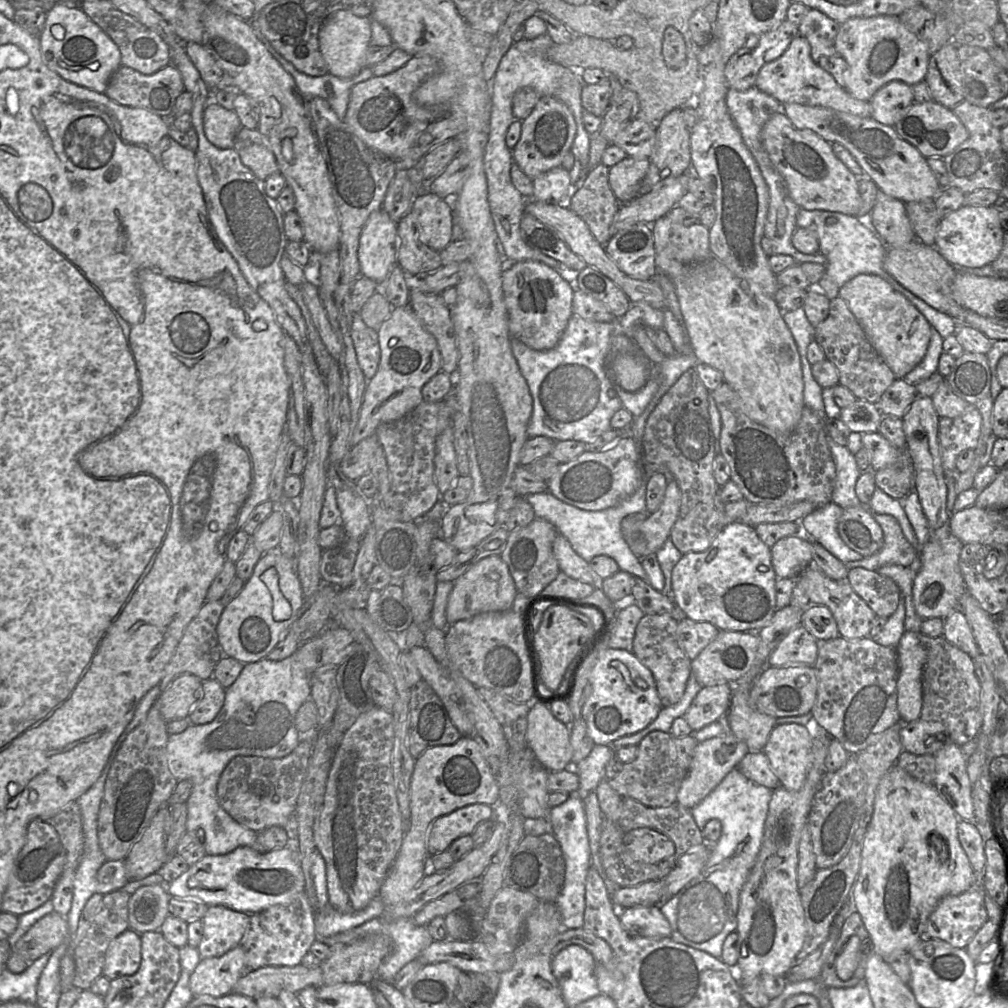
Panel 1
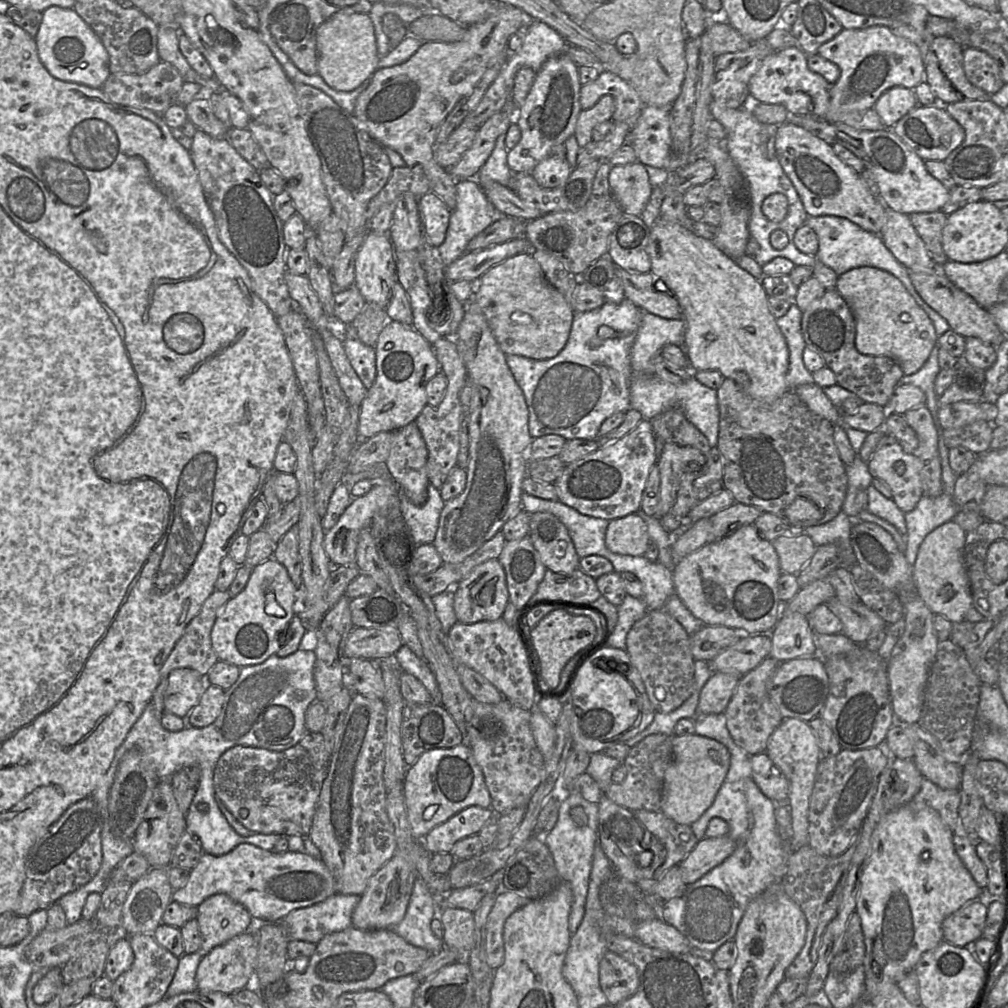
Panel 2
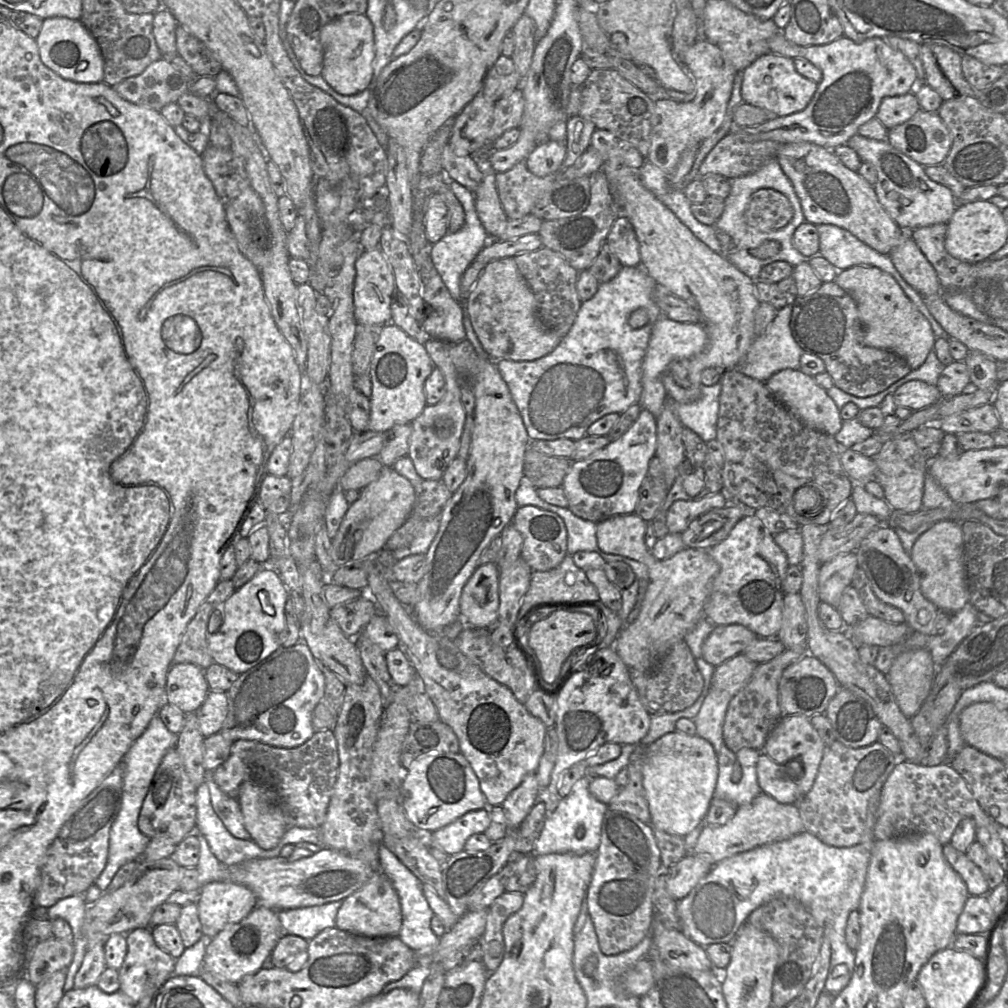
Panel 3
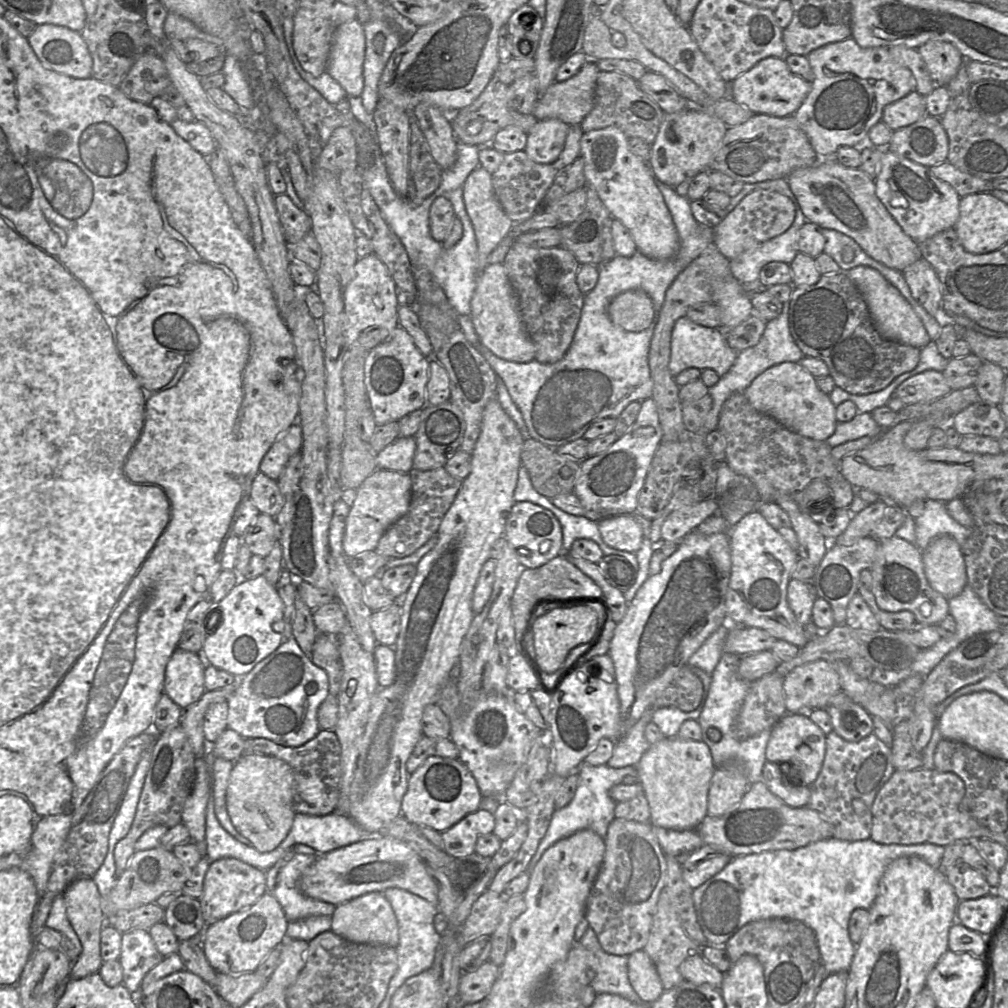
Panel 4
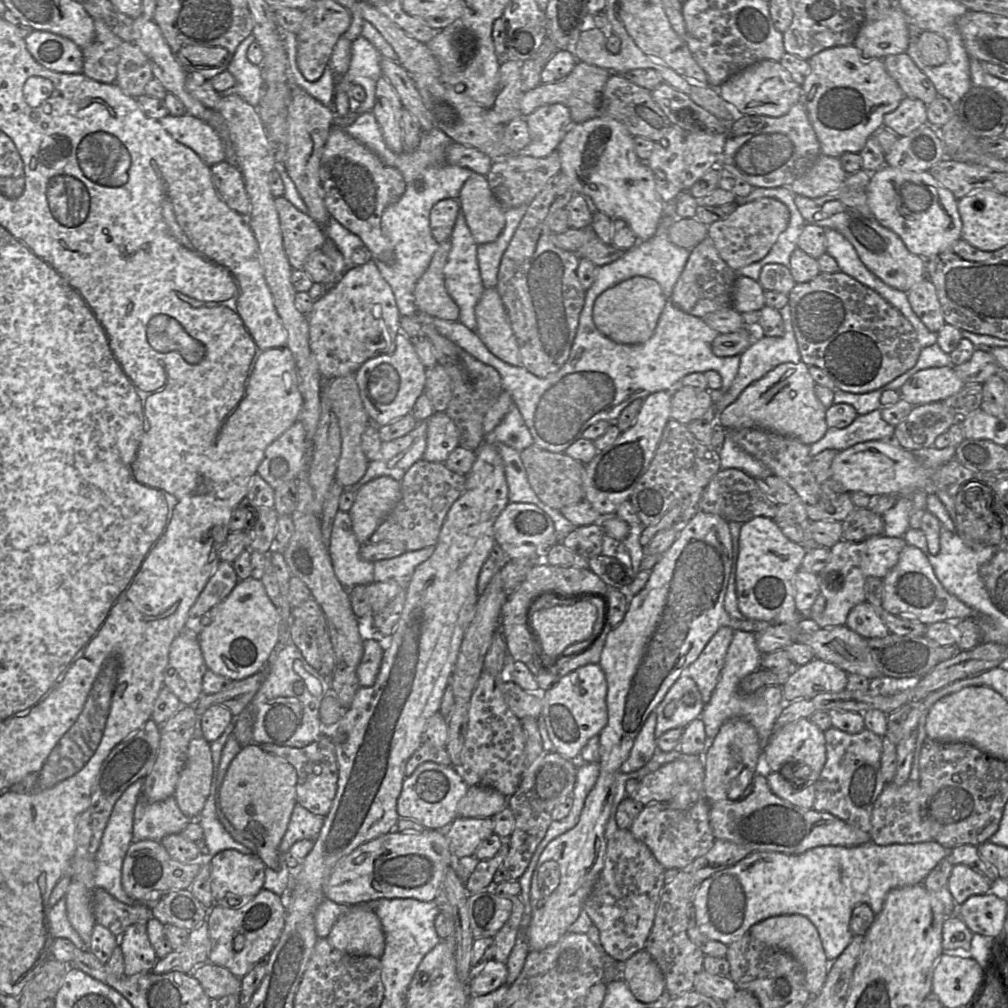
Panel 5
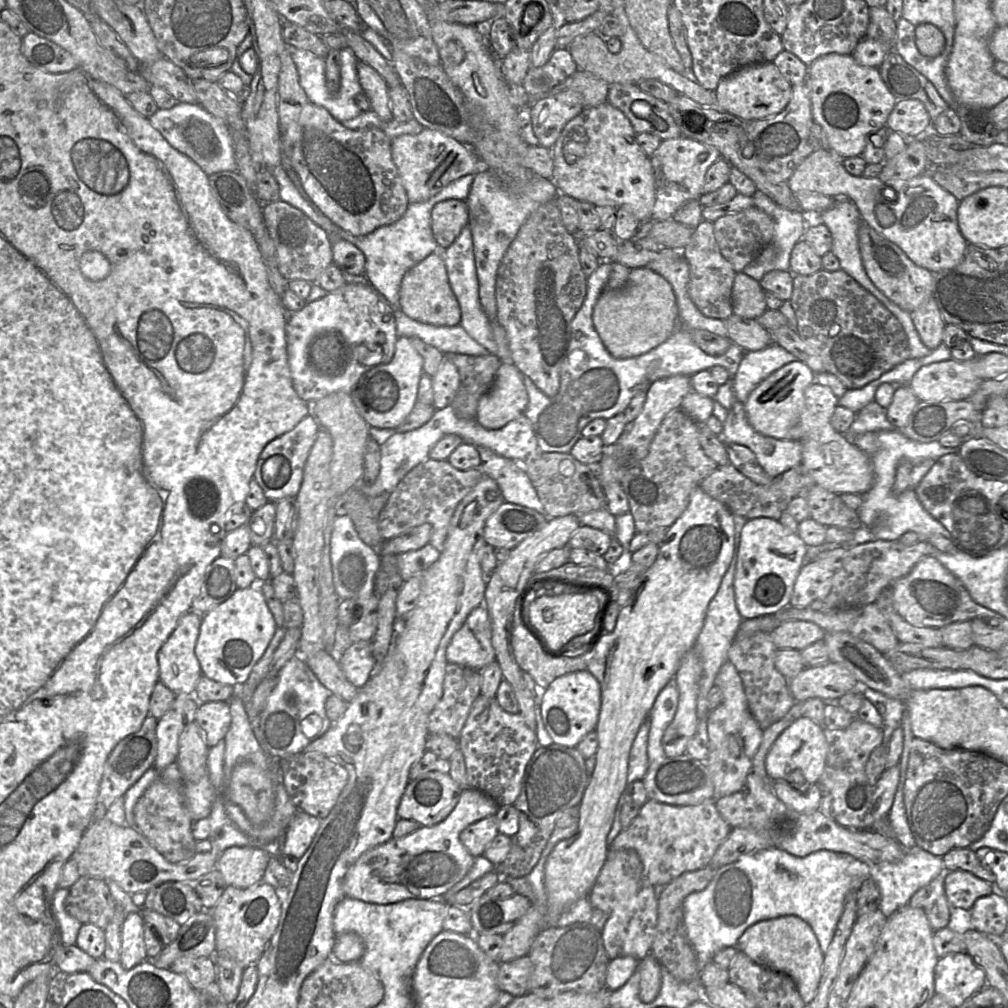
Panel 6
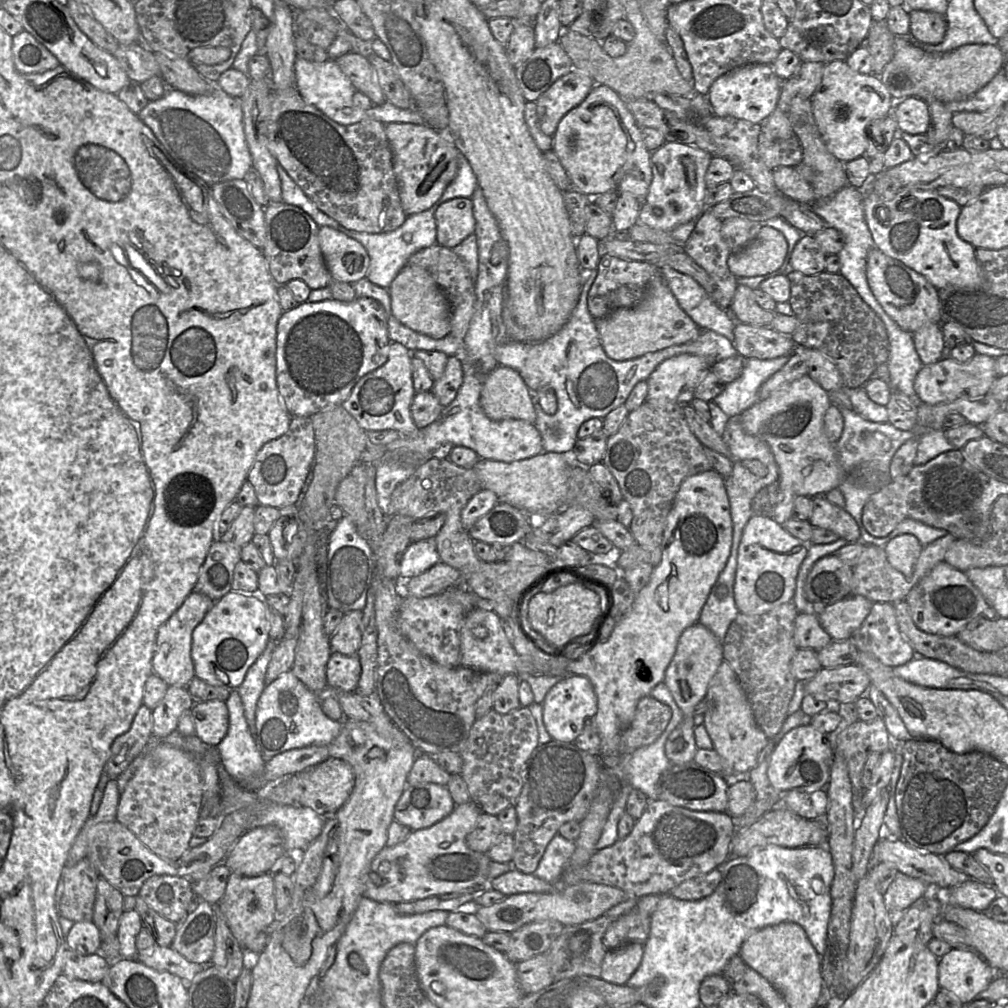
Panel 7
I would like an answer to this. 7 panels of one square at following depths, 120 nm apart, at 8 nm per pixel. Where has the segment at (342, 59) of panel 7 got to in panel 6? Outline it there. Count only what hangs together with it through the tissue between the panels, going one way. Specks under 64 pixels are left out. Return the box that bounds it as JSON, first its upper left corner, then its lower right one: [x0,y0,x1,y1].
[357,61,393,121]

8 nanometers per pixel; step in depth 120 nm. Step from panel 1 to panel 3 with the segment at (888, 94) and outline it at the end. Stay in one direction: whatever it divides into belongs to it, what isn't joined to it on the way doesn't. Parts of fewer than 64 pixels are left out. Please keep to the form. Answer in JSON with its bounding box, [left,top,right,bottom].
[875,91,921,130]

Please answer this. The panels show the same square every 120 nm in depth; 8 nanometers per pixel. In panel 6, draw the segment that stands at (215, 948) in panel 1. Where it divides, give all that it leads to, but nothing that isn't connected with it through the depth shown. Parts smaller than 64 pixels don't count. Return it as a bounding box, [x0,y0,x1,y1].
[216,847,270,889]

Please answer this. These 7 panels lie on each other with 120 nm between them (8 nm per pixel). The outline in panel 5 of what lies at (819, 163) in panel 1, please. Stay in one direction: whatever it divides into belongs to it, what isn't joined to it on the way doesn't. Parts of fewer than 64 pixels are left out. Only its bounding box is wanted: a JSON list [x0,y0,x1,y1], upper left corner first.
[794,169,927,292]

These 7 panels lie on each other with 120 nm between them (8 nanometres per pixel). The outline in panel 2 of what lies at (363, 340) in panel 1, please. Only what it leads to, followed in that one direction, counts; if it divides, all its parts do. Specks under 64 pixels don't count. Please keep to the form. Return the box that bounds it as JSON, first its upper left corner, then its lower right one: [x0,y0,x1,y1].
[339,325,376,389]

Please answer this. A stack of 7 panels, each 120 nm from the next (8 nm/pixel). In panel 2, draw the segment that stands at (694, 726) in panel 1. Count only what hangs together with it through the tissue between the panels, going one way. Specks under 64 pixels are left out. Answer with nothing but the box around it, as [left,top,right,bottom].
[697,672,743,714]

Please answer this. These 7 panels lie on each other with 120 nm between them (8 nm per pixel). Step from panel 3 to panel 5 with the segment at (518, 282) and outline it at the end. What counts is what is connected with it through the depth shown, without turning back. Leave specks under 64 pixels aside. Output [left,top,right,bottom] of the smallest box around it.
[475,287,522,366]

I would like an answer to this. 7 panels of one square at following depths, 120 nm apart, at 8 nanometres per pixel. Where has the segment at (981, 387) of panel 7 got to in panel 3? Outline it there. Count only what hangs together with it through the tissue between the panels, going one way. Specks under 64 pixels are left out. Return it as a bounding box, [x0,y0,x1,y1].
[893,380,943,411]

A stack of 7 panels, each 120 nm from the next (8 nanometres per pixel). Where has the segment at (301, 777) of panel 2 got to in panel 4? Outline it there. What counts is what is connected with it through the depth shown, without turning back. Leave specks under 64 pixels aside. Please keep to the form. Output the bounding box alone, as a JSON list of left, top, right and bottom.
[242,730,342,816]

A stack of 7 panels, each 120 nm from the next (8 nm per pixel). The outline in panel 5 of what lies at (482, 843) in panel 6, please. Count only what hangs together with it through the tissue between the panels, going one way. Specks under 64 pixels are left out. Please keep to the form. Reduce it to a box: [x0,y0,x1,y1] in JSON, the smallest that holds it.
[444,817,494,859]

